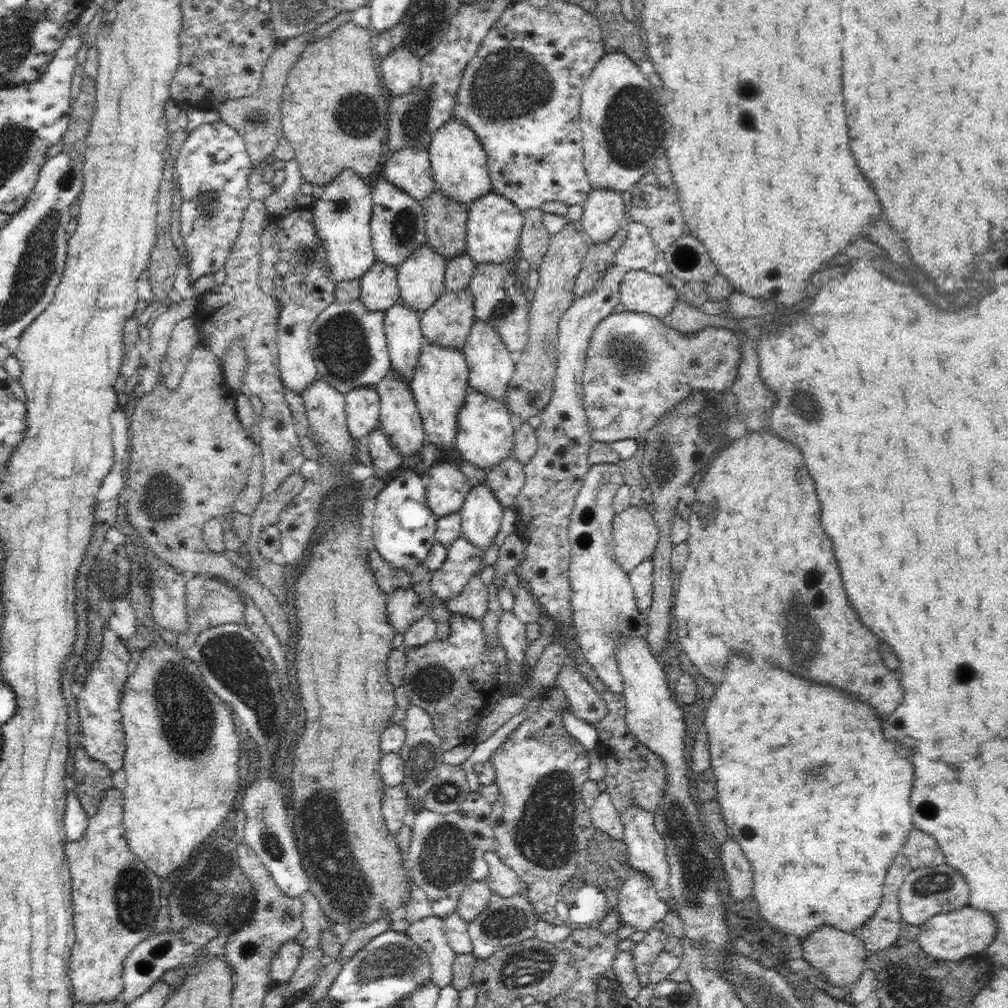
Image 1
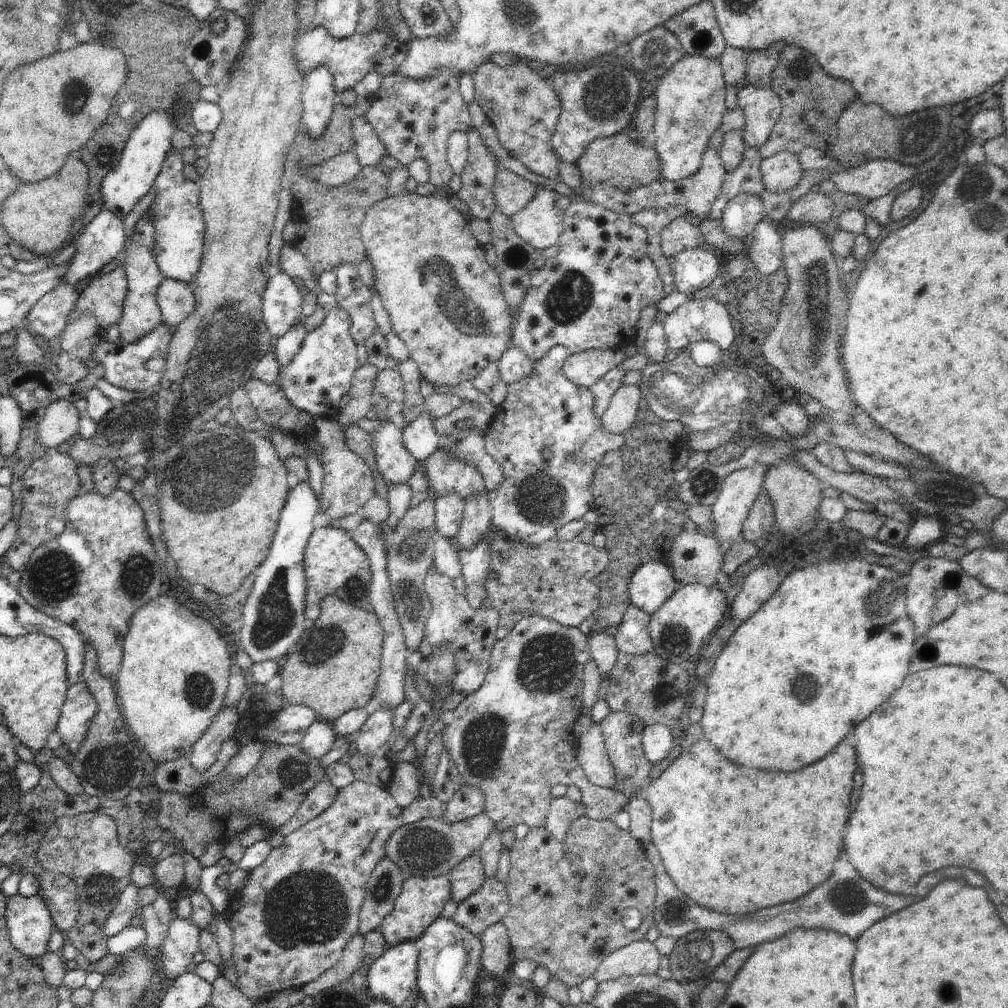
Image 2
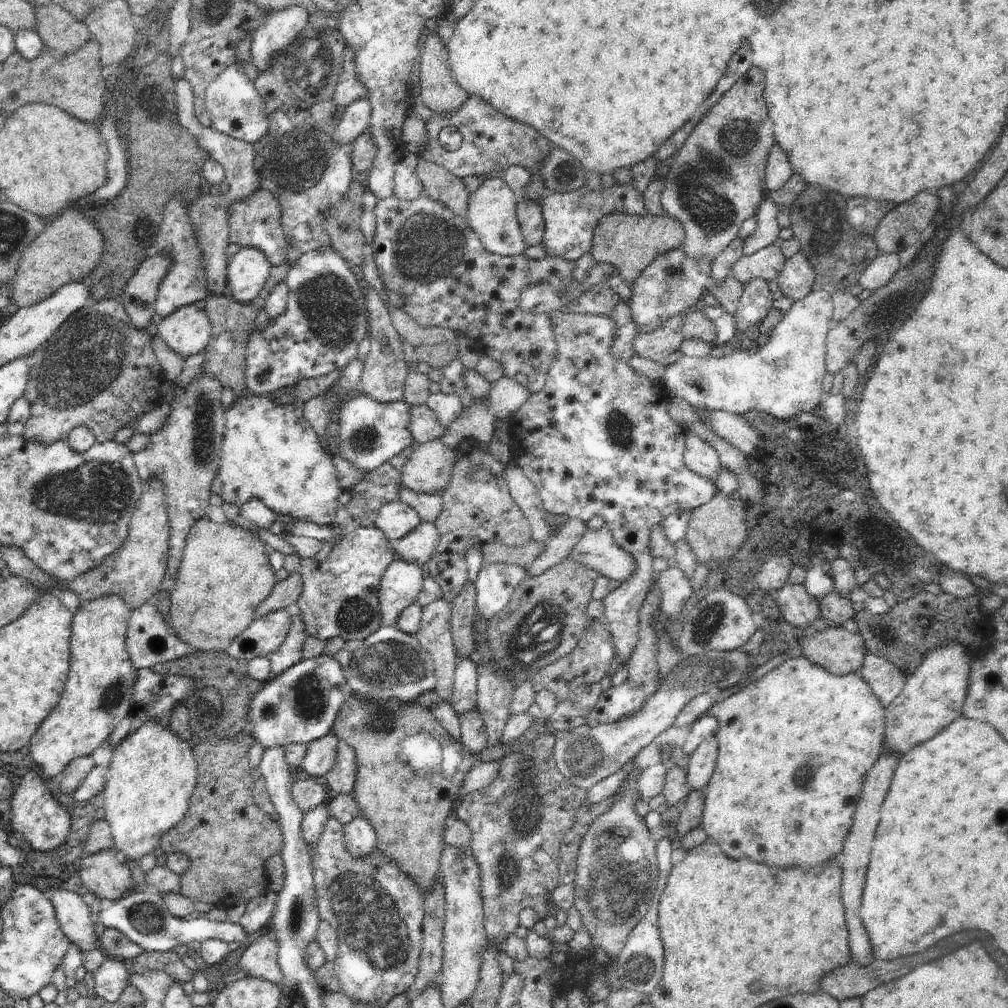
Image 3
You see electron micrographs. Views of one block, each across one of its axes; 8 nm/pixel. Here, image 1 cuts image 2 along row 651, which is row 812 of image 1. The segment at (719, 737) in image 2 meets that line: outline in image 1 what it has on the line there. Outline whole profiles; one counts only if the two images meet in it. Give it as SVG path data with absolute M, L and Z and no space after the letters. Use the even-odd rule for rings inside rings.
M730 654L726 668L728 670L724 672L724 678L722 678L724 684L715 688L714 696L705 705L707 715L704 722L710 754L712 754L711 768L714 768L718 778L716 799L722 807L722 814L724 814L726 827L730 828L730 835L740 843L742 851L754 868L752 896L756 897L758 908L762 916L766 918L766 922L787 936L794 934L802 940L816 931L818 925L826 925L826 923L842 931L854 933L876 913L883 897L886 873L897 854L902 852L908 833L914 828L910 798L914 780L914 763L898 752L902 748L898 740L886 739L884 722L878 715L878 709L874 709L872 705L857 700L834 686L826 686L802 676L794 676L788 670L774 666L772 662L766 662L766 668L756 670L758 666L752 660L748 660L744 654Z

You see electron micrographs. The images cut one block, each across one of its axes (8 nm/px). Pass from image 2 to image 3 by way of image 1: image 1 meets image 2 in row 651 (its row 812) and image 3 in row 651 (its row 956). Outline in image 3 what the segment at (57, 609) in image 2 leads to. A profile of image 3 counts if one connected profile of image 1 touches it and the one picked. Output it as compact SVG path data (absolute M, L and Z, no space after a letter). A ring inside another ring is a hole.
M118 595L87 602L75 610L65 689L59 703L41 722L28 744L30 756L42 768L44 778L64 772L74 759L92 755L128 716L138 672L125 645L131 613Z

